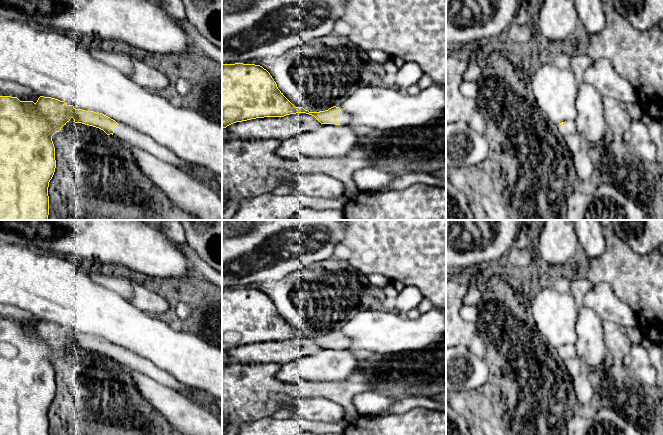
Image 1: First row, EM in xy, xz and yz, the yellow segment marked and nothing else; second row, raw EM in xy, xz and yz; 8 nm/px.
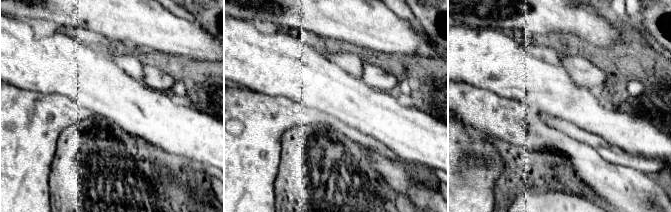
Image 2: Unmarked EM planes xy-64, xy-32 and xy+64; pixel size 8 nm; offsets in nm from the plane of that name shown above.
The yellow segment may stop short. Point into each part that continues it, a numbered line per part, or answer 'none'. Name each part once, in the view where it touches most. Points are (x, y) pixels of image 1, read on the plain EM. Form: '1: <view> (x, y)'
1: xz (344, 341)

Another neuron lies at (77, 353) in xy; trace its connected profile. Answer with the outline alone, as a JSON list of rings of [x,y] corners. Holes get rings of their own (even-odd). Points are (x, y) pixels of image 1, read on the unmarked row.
[[[71,342],[69,346],[67,346],[60,355],[66,357],[68,360],[70,358],[73,358],[76,361],[81,361],[83,359],[85,359],[88,354],[89,354],[90,350],[89,349],[85,349],[82,347],[75,347],[74,343]]]

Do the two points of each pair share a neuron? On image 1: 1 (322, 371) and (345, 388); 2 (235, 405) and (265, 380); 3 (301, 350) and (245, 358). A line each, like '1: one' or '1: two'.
1: two
2: one
3: one

